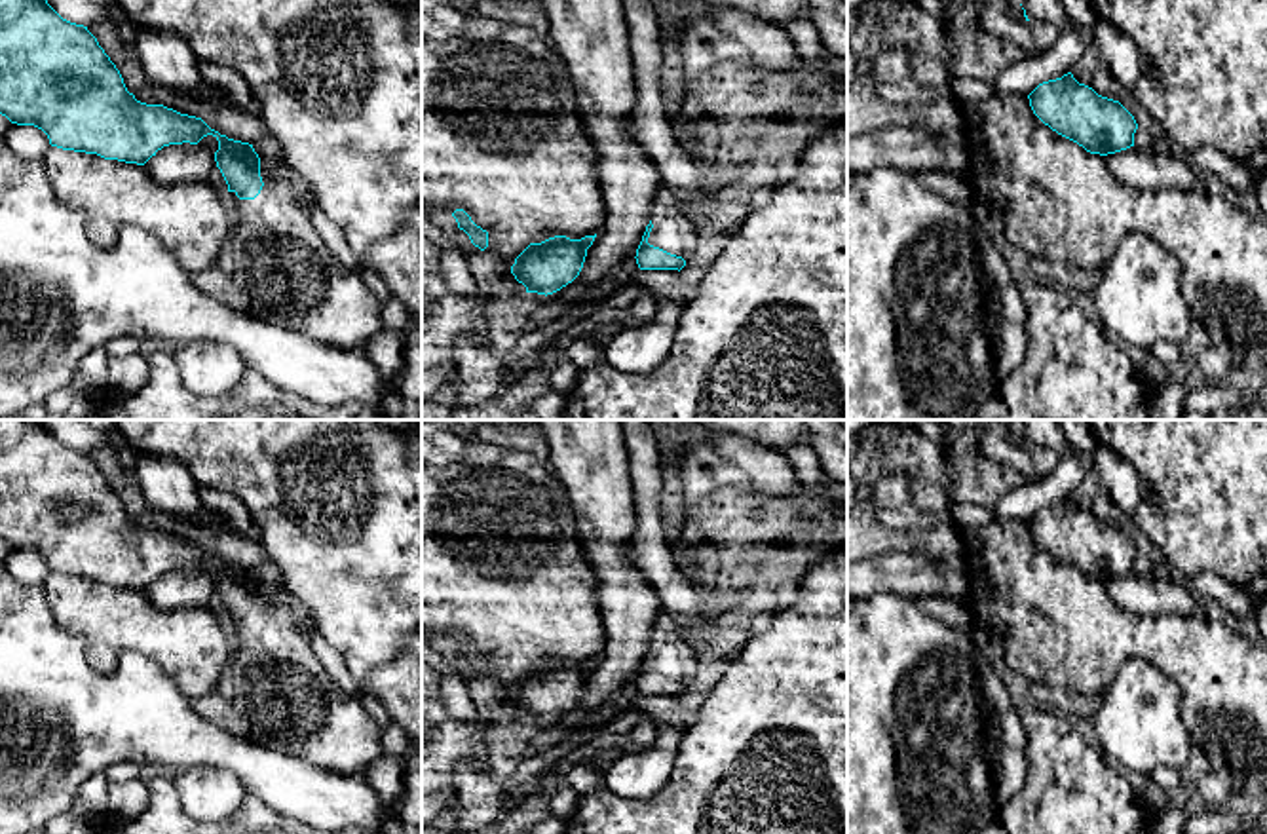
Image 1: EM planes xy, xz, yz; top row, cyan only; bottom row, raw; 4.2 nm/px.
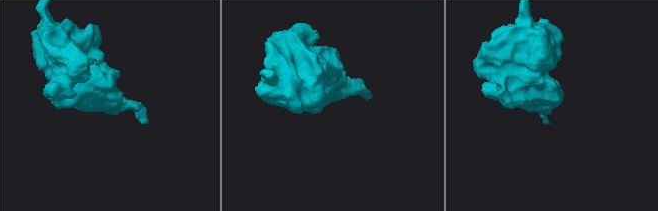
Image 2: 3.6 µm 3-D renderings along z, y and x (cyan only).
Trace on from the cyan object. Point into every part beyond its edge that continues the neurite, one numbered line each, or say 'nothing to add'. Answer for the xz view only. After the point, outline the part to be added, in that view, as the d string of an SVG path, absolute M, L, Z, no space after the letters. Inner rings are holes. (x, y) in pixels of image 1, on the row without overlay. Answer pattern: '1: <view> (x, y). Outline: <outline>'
1: xz (673, 656). Outline: M657 633L650 646L653 650L648 663L650 671L682 682L686 692L701 690L695 680L701 659L693 652L693 640L671 633Z

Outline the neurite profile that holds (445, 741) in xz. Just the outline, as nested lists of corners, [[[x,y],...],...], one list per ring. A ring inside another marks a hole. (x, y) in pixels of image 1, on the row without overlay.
[[[422,663],[422,828],[458,794],[456,766],[477,762],[490,771],[490,758],[484,737],[446,712],[439,674]]]

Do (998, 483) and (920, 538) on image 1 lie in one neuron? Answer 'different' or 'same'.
same

